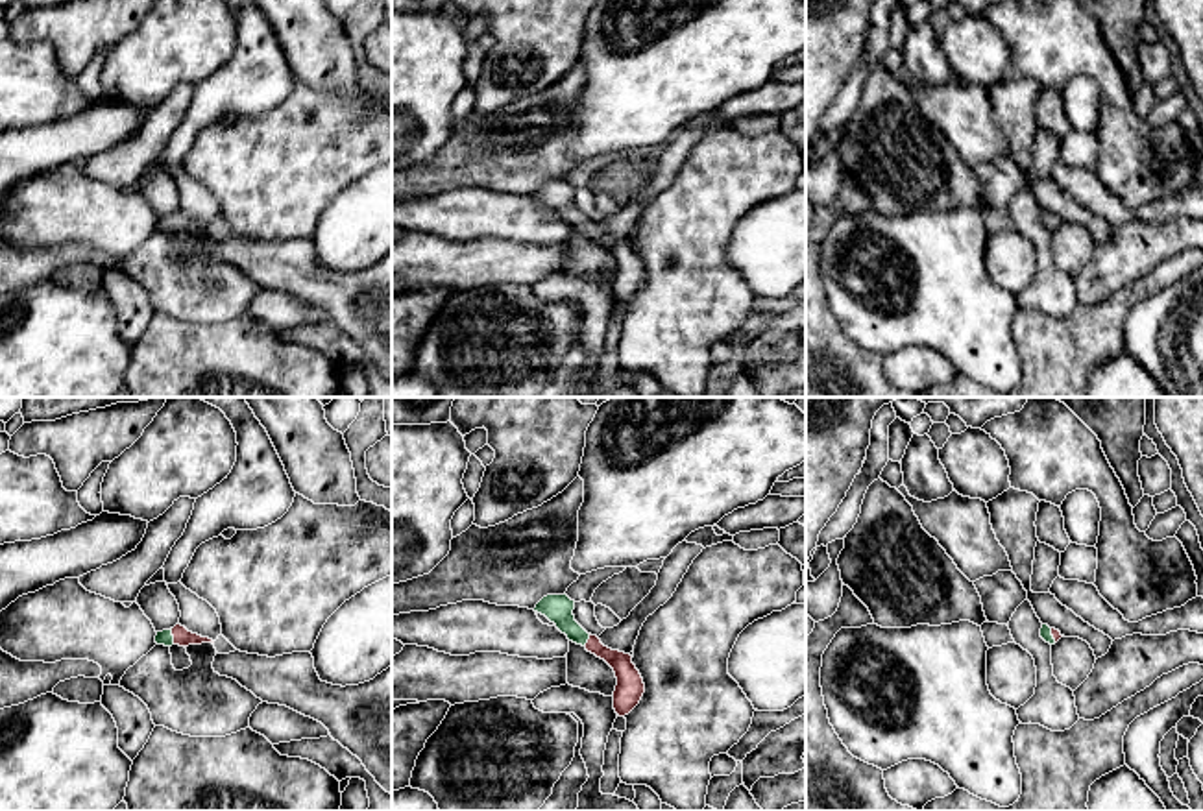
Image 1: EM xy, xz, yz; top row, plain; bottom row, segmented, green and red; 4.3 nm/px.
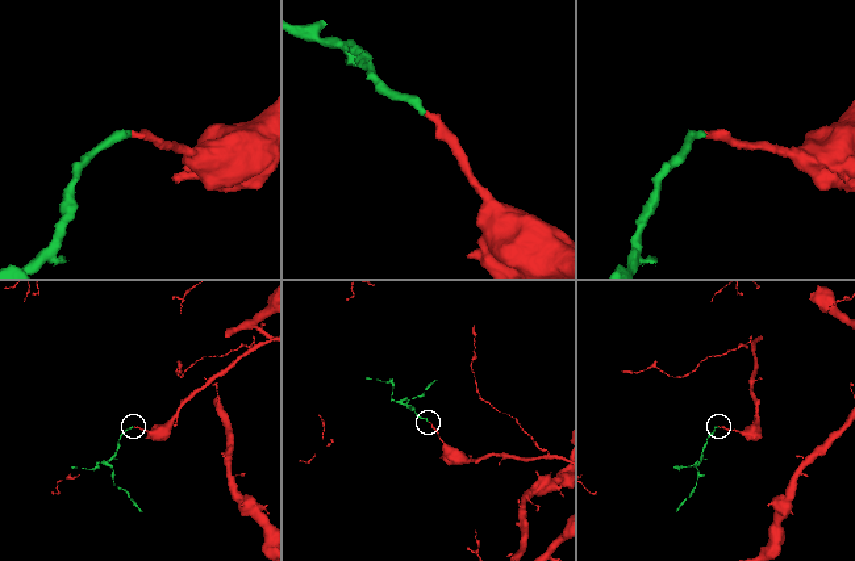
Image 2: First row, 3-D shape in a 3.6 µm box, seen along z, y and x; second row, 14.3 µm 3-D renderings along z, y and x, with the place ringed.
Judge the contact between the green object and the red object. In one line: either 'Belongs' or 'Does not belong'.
Belongs

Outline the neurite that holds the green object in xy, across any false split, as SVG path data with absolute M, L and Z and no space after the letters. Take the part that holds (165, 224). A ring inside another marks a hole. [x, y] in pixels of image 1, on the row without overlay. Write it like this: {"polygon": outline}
{"polygon": "M176 211L170 216L157 218L155 229L164 233L172 233L172 231L188 233L188 231L201 231L201 229L214 229L214 227L209 224L201 224L198 220L192 220L181 211Z"}

